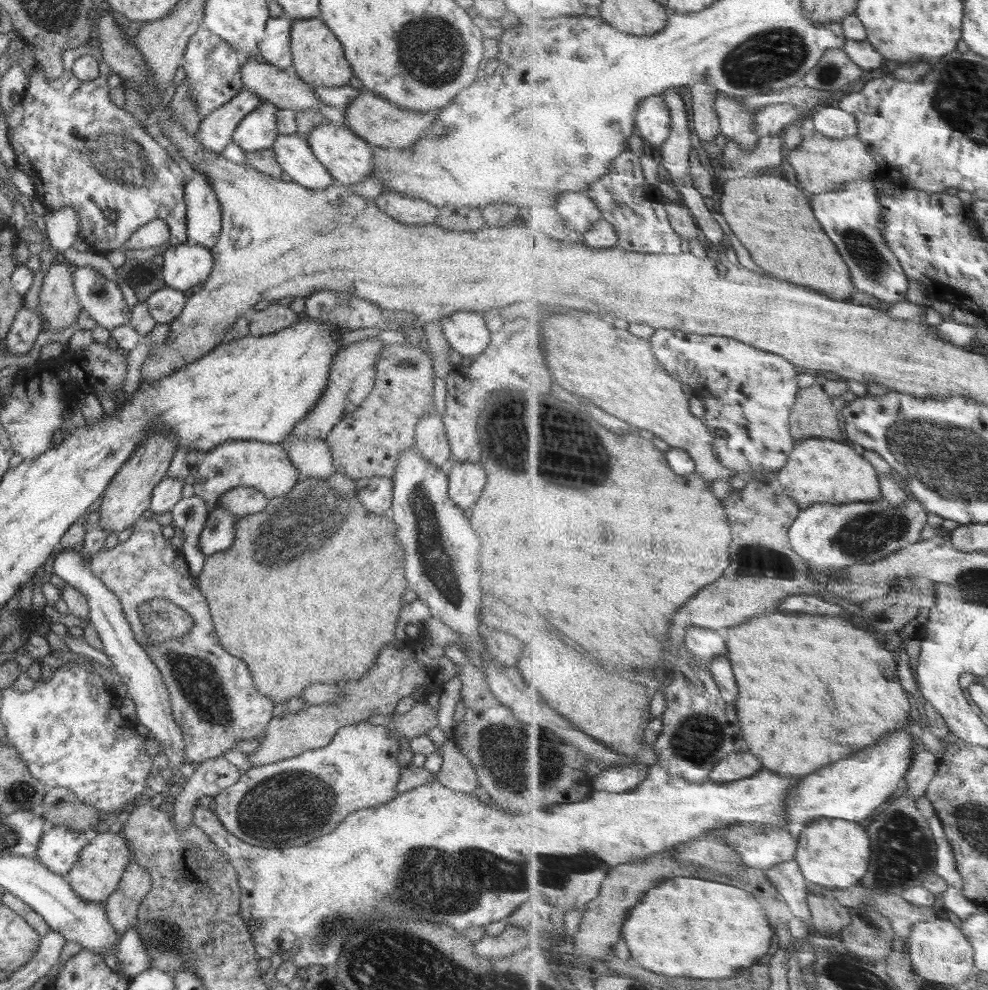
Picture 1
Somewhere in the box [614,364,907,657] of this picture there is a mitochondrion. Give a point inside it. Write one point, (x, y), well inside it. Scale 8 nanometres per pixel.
(760, 560)

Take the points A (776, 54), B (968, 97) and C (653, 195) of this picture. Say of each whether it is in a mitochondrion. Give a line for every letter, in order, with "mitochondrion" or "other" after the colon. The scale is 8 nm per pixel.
A: mitochondrion
B: mitochondrion
C: other

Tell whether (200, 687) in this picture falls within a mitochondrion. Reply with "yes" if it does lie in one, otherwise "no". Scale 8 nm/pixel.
yes

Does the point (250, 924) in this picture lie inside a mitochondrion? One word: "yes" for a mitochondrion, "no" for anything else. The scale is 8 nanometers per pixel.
no

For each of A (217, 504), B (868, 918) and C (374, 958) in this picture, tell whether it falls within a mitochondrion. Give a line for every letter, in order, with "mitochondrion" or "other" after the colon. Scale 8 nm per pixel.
A: other
B: mitochondrion
C: mitochondrion

